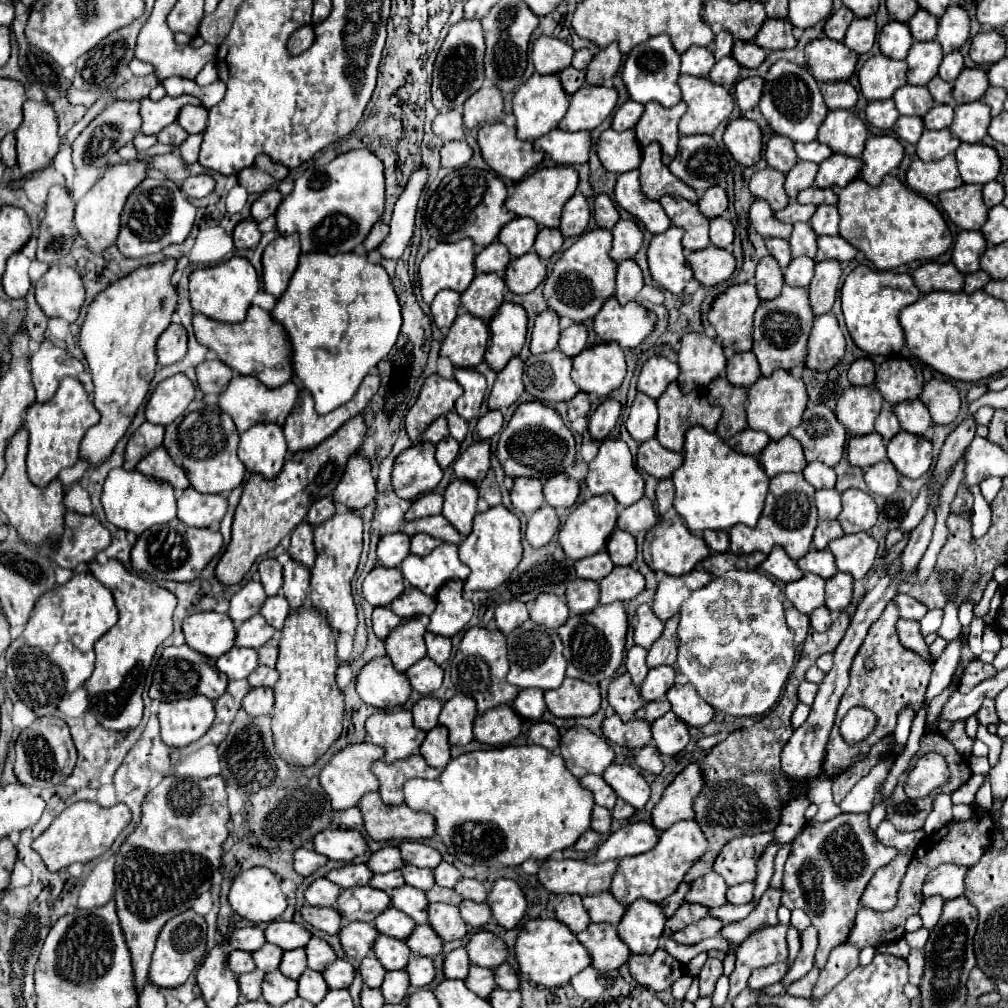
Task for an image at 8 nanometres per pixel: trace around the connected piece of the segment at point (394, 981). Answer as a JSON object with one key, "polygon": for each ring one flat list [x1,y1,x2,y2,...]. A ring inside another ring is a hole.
{"polygon":[[388,971,380,987,386,1003,400,1003,408,995,410,977,406,971]]}

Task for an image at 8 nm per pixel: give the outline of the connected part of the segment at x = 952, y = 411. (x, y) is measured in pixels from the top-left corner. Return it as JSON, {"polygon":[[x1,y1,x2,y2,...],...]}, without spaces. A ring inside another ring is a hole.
{"polygon":[[932,379,930,383,924,385,920,401,928,407,932,421,946,425,952,423,958,417,960,411,960,395,958,389,942,379]]}

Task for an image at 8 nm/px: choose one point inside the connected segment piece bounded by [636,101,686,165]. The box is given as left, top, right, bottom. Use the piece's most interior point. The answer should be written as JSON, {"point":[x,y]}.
{"point":[659,124]}

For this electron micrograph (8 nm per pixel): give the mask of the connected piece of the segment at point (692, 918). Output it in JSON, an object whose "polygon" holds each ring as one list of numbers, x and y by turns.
{"polygon":[[684,903,668,921,666,921,666,929,664,929,664,935,674,935,676,931,704,919,708,915,708,909,702,907,702,905,694,905,694,903]]}

